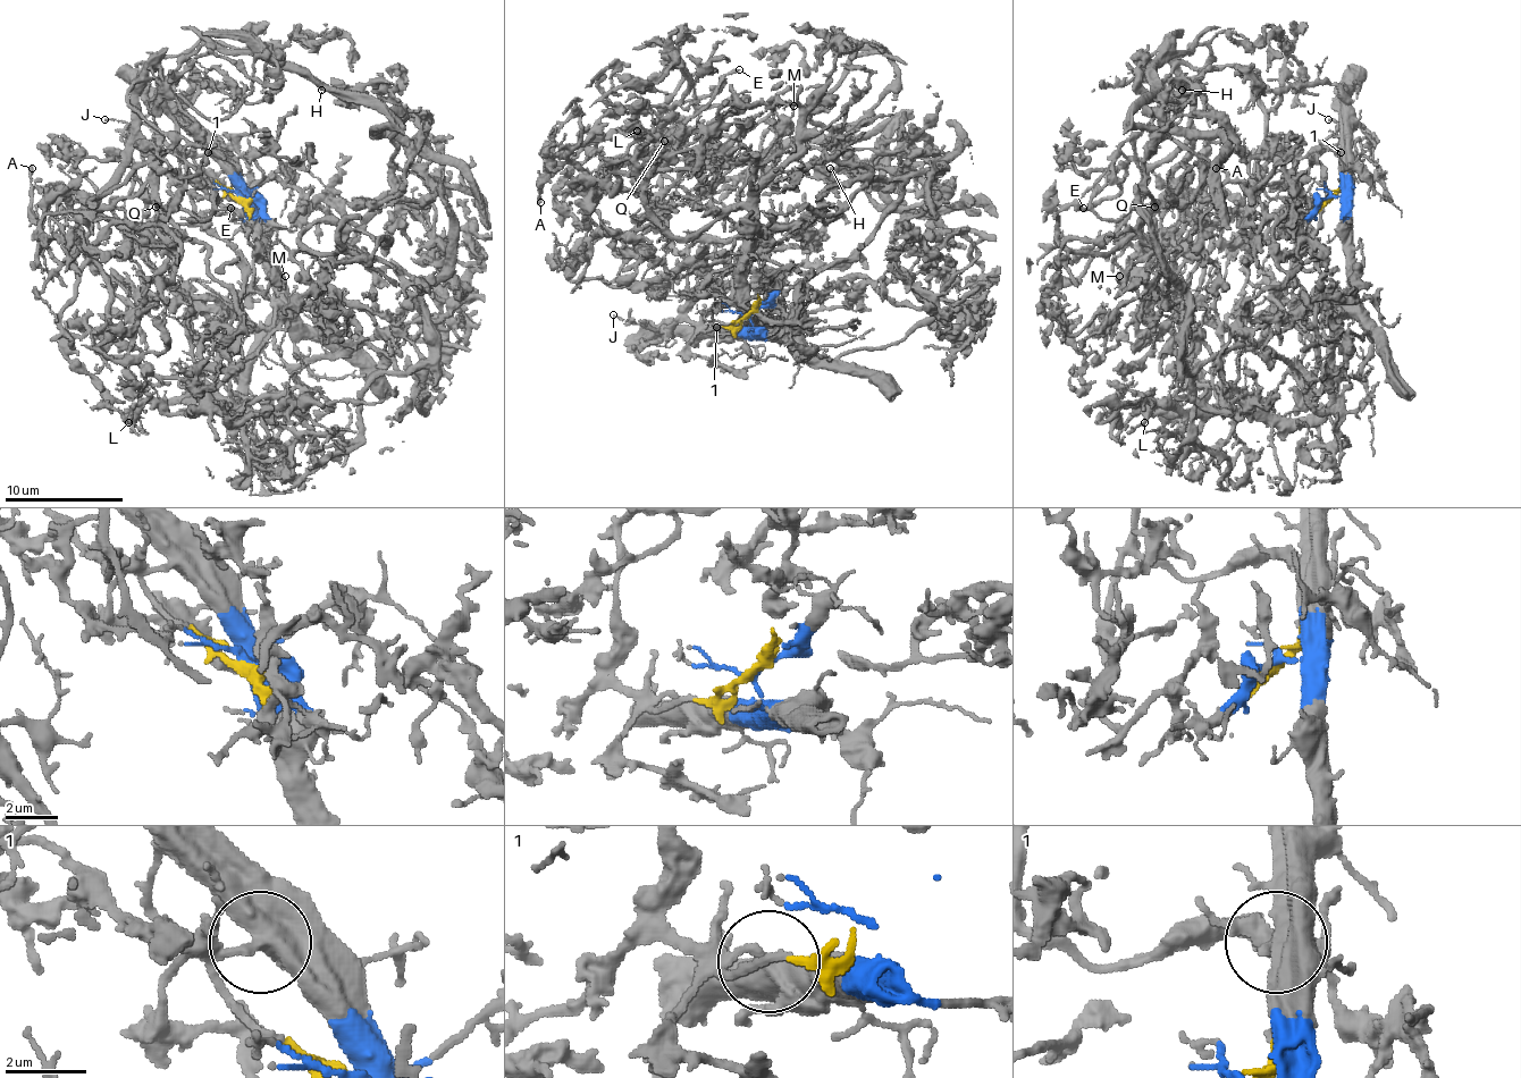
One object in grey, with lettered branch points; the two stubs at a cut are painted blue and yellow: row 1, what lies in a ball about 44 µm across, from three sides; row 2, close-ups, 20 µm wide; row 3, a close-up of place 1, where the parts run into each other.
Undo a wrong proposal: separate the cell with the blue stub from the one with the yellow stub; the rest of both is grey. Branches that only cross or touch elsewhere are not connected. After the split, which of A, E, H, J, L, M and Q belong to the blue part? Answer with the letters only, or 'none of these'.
J, L, M

